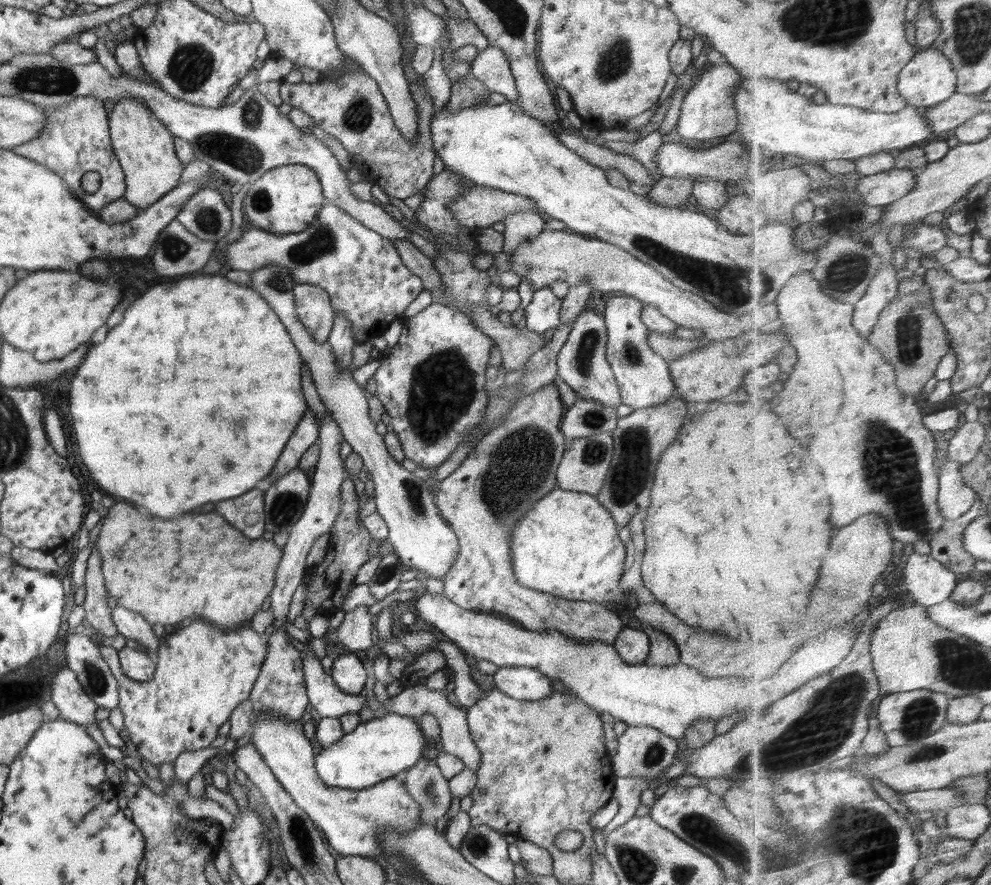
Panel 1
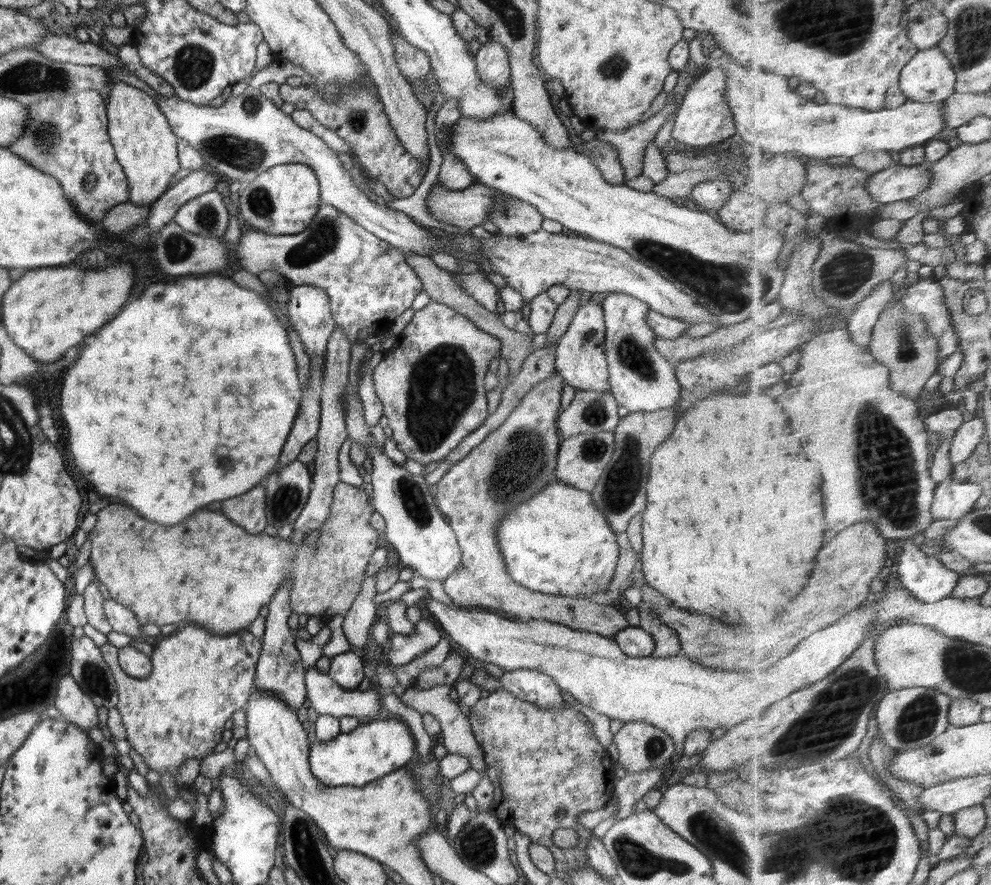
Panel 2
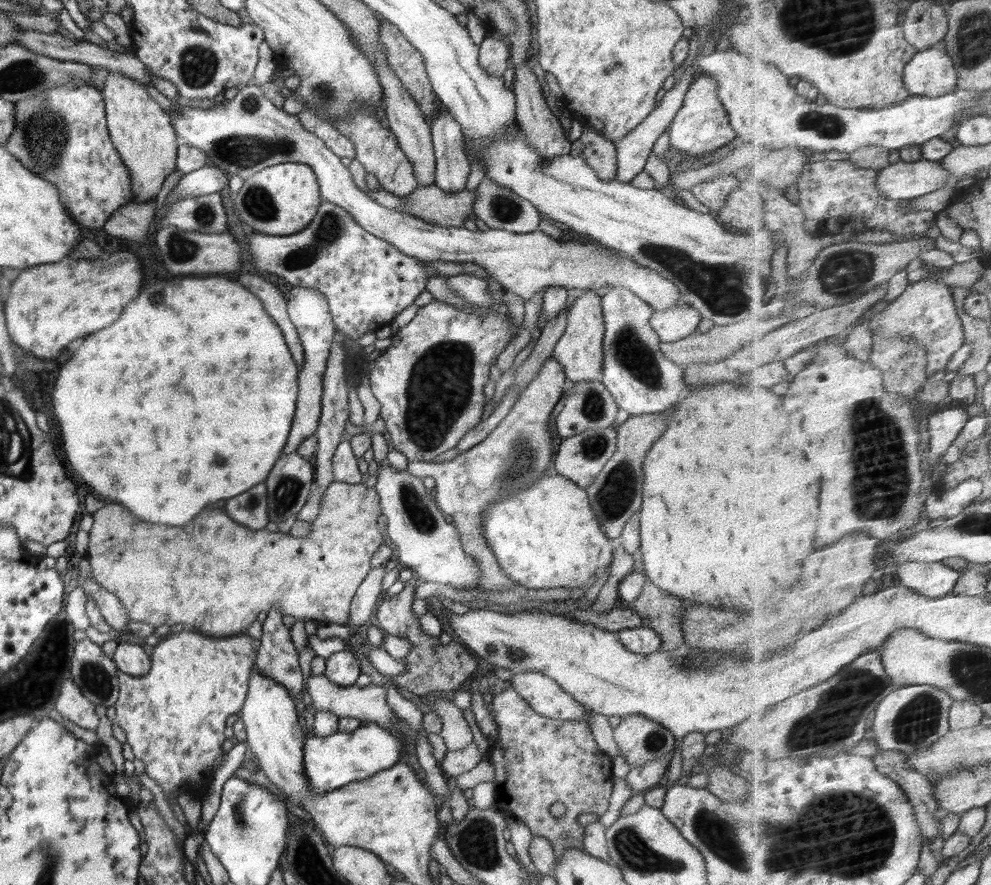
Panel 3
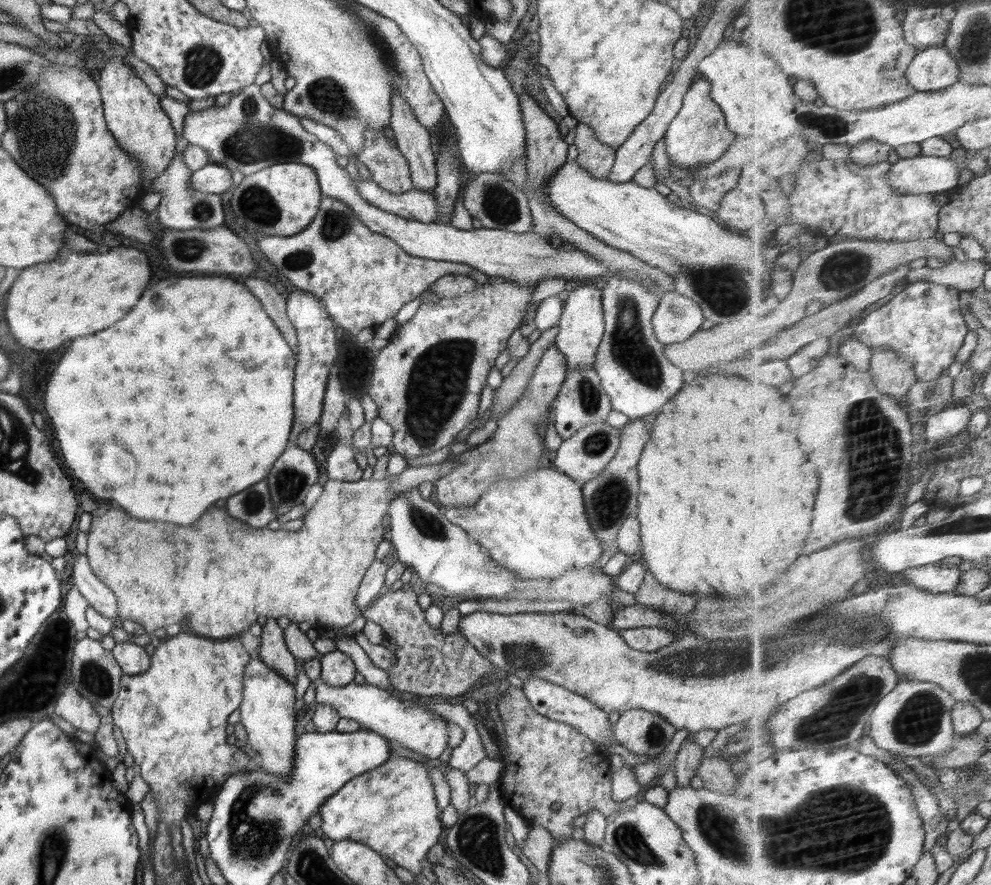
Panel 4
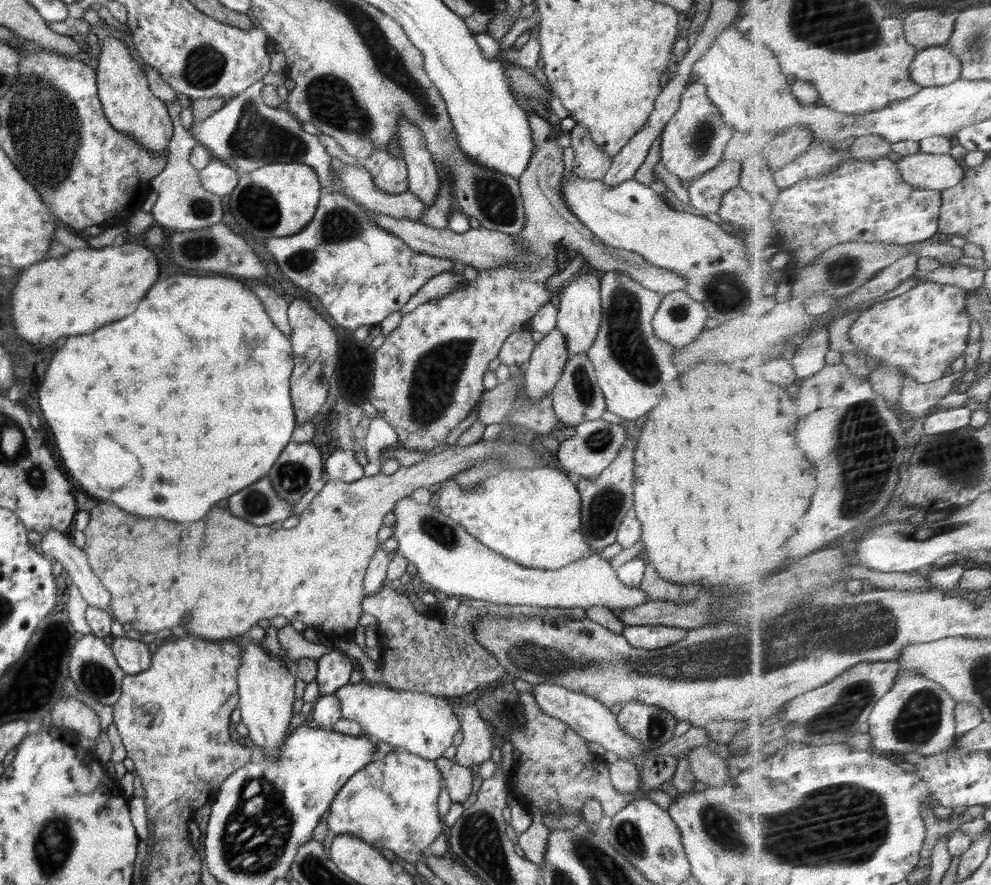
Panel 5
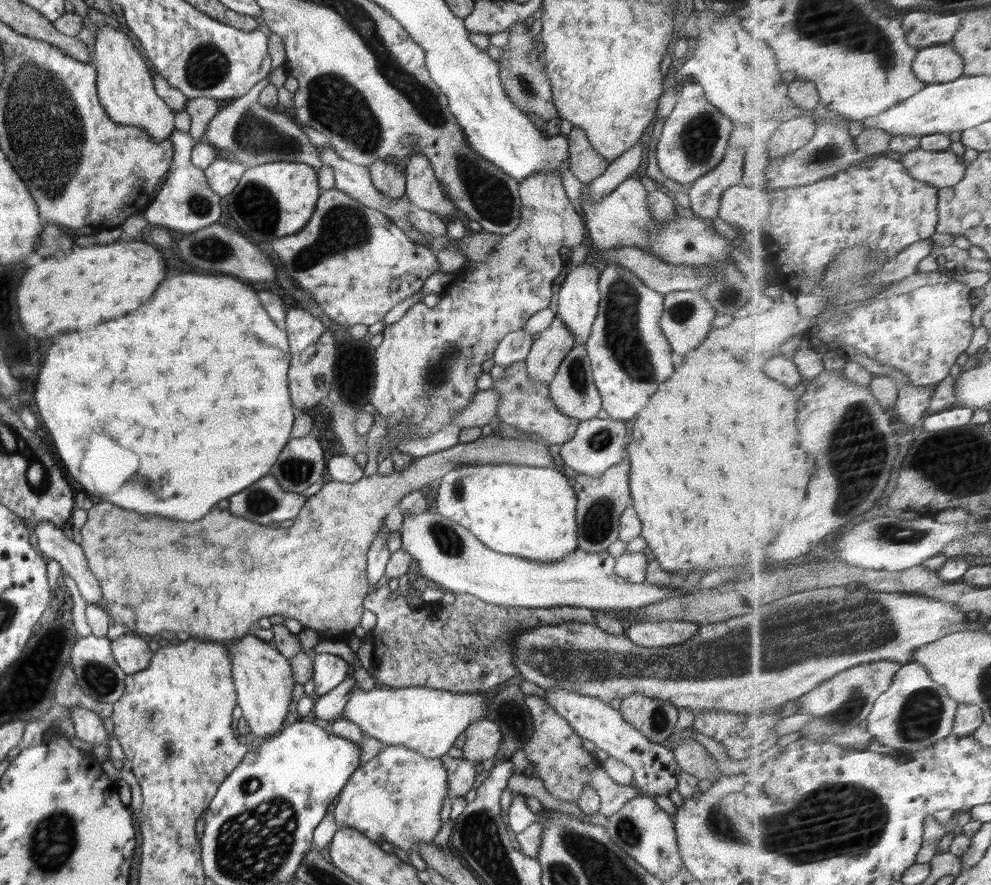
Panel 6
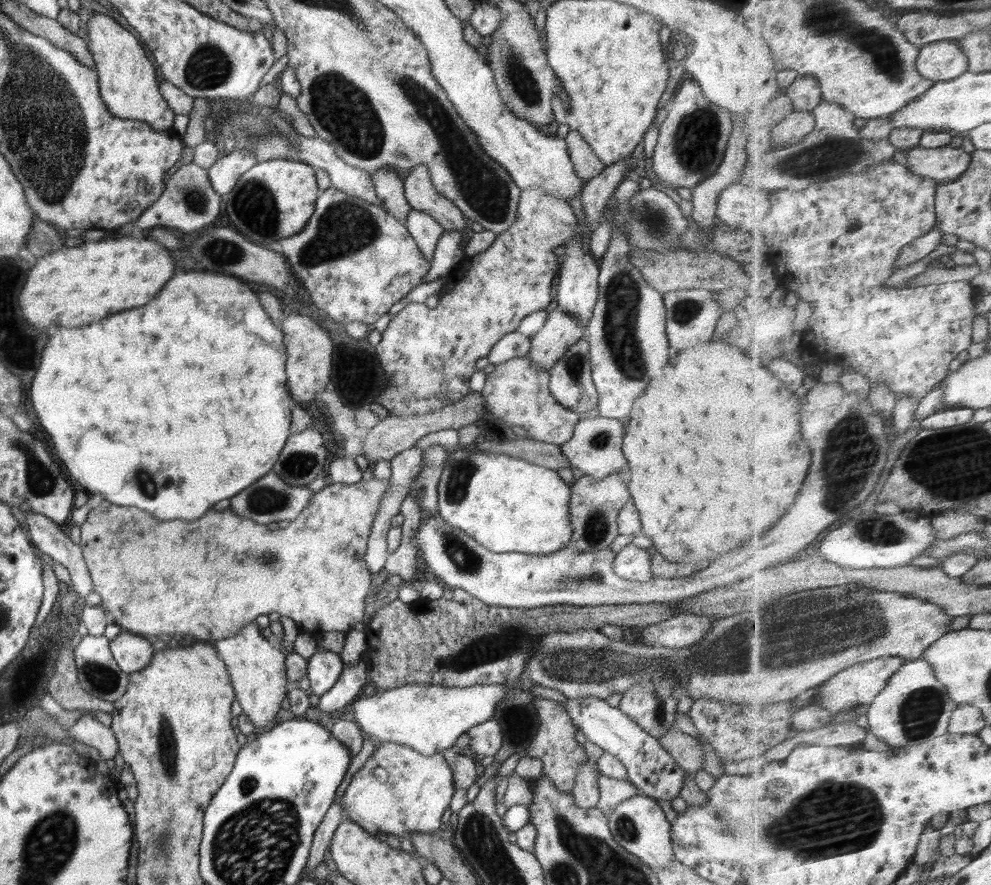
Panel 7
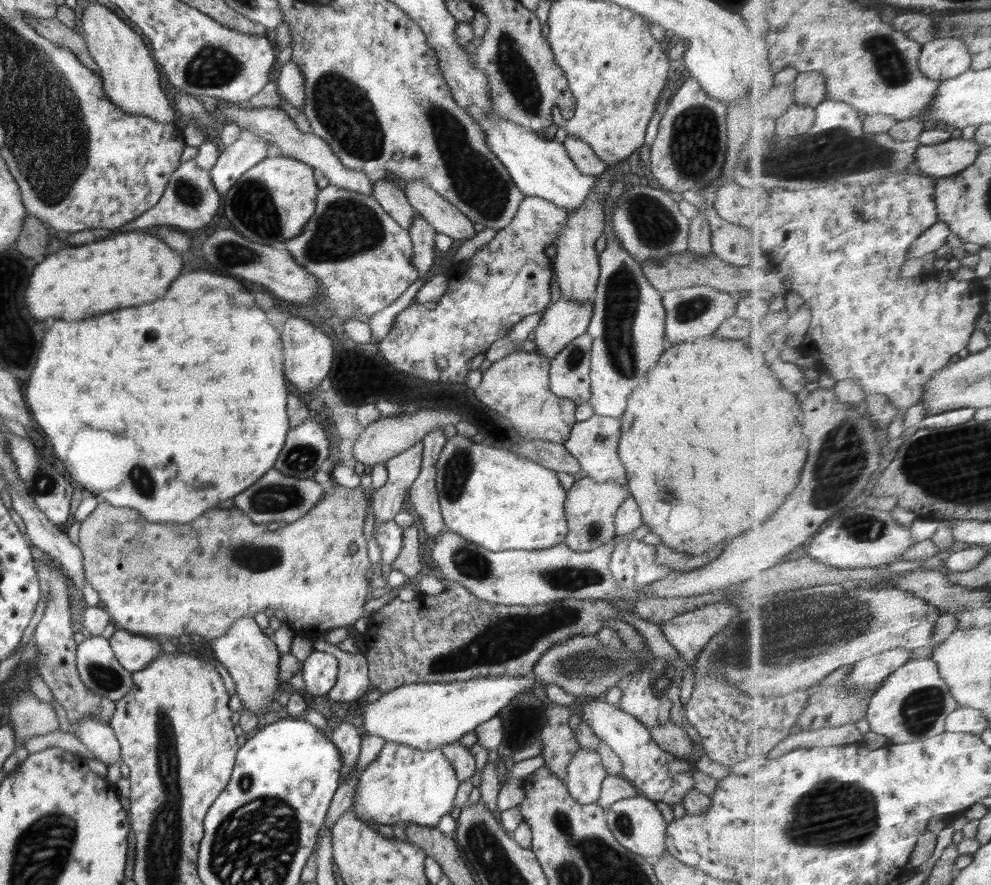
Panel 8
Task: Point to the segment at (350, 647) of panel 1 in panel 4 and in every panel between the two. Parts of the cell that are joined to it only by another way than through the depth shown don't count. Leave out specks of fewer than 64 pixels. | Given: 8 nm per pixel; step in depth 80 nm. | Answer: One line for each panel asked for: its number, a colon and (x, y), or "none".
2: (358, 620)
3: (367, 597)
4: (373, 584)

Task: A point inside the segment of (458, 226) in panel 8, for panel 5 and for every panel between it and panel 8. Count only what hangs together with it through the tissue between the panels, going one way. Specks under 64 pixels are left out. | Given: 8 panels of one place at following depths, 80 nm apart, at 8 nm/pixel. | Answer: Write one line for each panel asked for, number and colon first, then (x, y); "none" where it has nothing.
5: (424, 180)
6: (422, 189)
7: (419, 191)

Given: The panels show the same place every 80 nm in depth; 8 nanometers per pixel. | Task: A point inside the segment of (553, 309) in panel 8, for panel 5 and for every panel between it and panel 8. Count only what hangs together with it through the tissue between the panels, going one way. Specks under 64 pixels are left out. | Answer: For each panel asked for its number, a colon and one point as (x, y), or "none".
5: (546, 363)
6: (546, 353)
7: (562, 329)

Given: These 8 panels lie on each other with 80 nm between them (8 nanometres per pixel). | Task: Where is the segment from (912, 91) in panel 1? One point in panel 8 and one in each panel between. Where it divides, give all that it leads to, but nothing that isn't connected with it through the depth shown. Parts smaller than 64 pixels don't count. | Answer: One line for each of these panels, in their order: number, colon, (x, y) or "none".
2: (930, 76)
3: (933, 73)
4: (936, 68)
5: (936, 66)
6: (940, 63)
7: (944, 60)
8: (945, 58)

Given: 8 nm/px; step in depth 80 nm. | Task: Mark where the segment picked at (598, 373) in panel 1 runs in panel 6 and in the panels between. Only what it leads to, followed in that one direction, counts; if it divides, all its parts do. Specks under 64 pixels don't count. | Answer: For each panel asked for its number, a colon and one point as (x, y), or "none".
2: (580, 359)
3: (580, 349)
4: (581, 326)
5: (578, 318)
6: (578, 299)

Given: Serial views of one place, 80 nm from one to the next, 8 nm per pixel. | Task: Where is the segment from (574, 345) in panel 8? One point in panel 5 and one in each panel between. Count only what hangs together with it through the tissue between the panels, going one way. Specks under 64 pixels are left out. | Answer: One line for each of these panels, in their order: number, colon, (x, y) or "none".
5: (577, 397)
6: (573, 390)
7: (571, 384)

